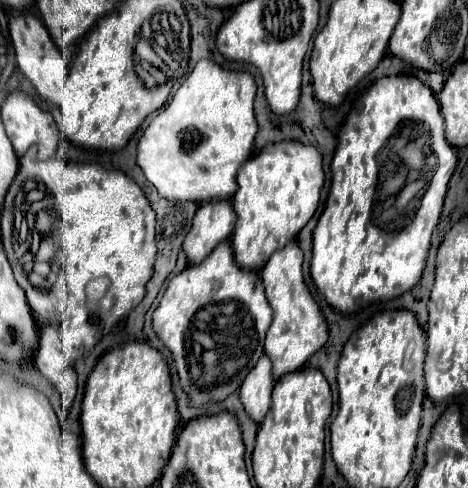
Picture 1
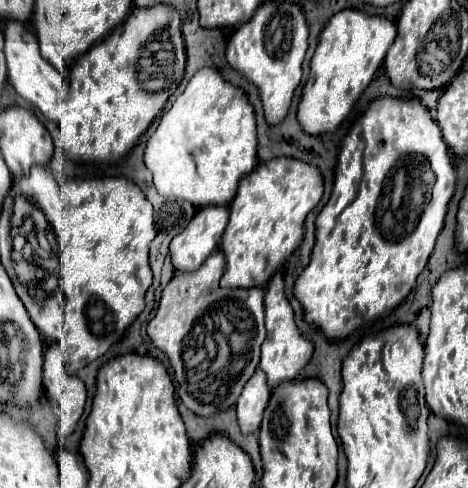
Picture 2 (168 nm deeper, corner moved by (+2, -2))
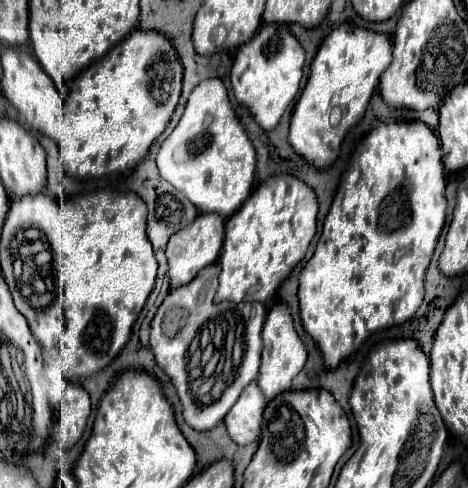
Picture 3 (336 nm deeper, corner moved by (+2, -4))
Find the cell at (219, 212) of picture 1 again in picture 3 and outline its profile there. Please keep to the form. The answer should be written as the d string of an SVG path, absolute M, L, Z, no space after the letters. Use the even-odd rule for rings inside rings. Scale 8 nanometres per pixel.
M199 214L193 224L187 224L179 232L175 232L167 244L167 264L169 264L169 280L171 288L179 288L189 284L205 266L215 264L221 252L221 240L225 232L225 220L217 214Z

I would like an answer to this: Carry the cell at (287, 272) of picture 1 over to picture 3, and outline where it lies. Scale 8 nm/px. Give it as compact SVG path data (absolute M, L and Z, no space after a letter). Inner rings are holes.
M275 304L269 310L265 326L263 326L263 354L261 354L261 366L259 366L259 376L257 376L257 384L261 392L265 394L265 398L273 400L273 396L289 390L293 378L305 366L305 360L307 360L307 352L301 338L297 336L293 328L289 308L285 304Z

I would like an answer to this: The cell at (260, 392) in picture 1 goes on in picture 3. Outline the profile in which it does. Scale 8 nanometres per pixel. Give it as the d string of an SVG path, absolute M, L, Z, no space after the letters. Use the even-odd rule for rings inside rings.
M251 382L239 396L237 404L225 416L225 426L231 440L239 446L259 440L261 432L261 414L265 408L265 396L255 382Z

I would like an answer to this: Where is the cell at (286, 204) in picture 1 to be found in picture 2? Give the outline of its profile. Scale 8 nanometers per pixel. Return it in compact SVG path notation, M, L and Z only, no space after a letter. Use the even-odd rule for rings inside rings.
M273 158L259 164L253 174L241 178L237 198L229 206L231 218L221 240L221 252L227 260L221 286L265 286L275 272L283 270L285 260L301 244L305 218L321 198L323 176L319 168L297 158Z

